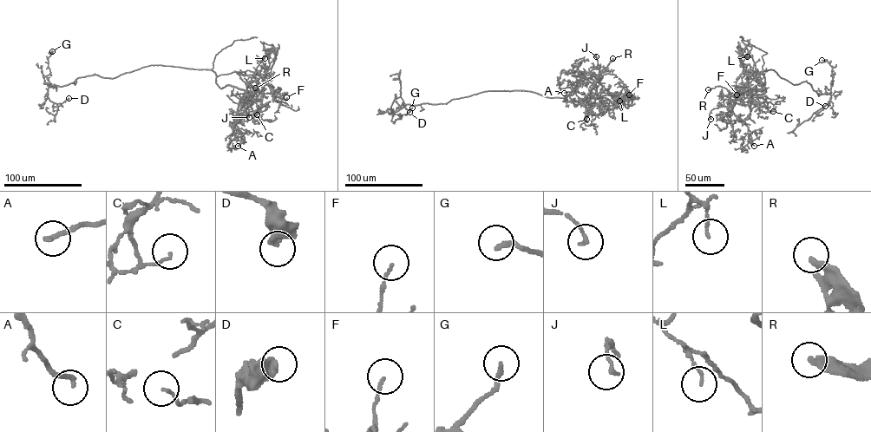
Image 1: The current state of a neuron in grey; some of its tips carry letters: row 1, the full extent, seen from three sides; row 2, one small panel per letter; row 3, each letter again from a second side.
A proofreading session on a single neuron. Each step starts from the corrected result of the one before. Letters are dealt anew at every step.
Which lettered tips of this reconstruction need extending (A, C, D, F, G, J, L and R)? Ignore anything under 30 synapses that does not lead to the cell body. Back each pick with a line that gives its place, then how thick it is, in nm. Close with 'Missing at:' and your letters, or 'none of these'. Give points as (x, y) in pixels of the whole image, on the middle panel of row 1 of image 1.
R: (612, 58) | 280 nm
Missing at: R

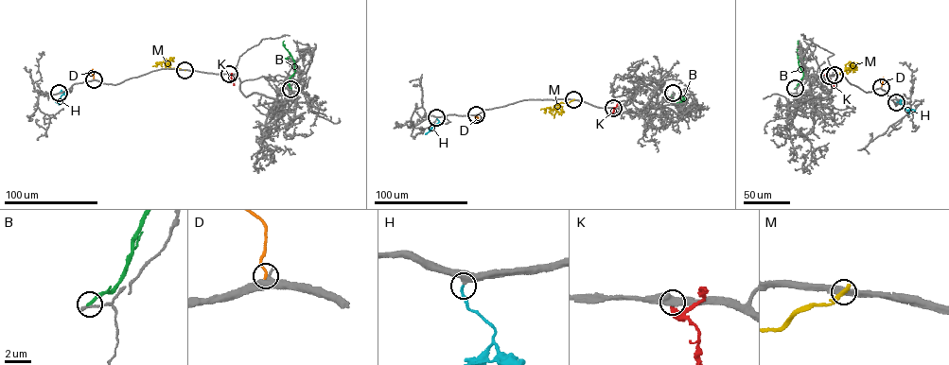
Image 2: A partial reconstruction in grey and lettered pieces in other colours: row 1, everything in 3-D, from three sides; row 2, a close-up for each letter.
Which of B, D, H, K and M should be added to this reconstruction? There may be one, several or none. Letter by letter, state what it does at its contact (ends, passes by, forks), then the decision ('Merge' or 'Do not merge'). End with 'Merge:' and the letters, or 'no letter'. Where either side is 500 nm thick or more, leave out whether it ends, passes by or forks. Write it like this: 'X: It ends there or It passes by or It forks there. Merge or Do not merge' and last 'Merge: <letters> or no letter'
B: It ends there. Do not merge
D: It ends there. Do not merge
H: It ends there. Merge
K: It ends there. Do not merge
M: It ends there. Do not merge
Merge: H

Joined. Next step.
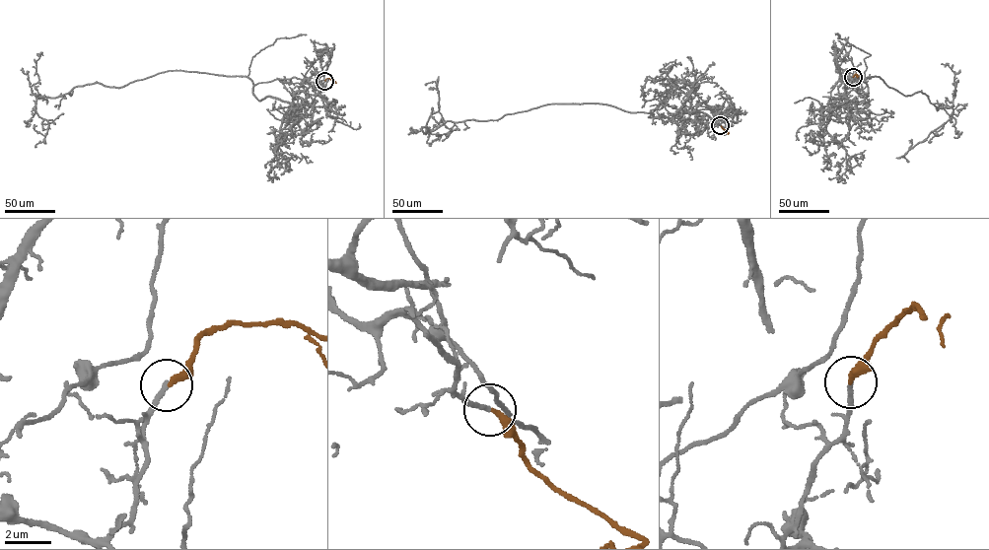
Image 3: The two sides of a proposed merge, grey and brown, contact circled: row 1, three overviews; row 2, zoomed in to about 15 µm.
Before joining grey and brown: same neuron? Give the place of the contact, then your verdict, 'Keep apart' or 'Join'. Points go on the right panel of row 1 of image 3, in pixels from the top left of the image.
Place: (853, 77). Join

